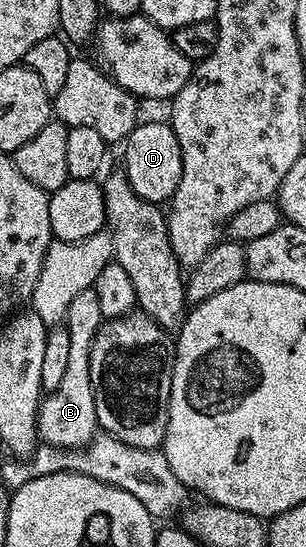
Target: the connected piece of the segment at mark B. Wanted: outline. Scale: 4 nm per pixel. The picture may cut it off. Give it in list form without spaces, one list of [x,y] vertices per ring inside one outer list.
[[[93,287],[80,291],[73,298],[73,303],[69,303],[65,318],[70,340],[69,367],[65,370],[65,379],[61,379],[56,389],[50,390],[39,402],[39,440],[44,445],[51,445],[54,449],[82,449],[97,435],[95,400],[89,379],[89,355],[93,339],[104,320],[97,291]]]

